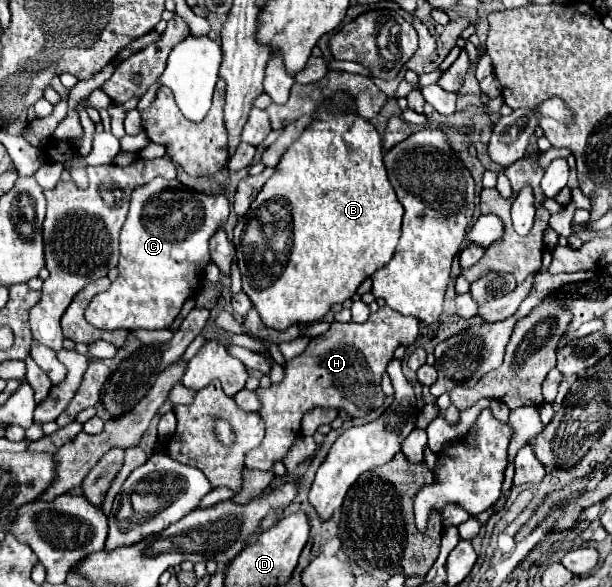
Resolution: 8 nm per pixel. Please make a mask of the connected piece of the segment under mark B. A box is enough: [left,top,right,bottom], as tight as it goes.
[234,91,404,329]

